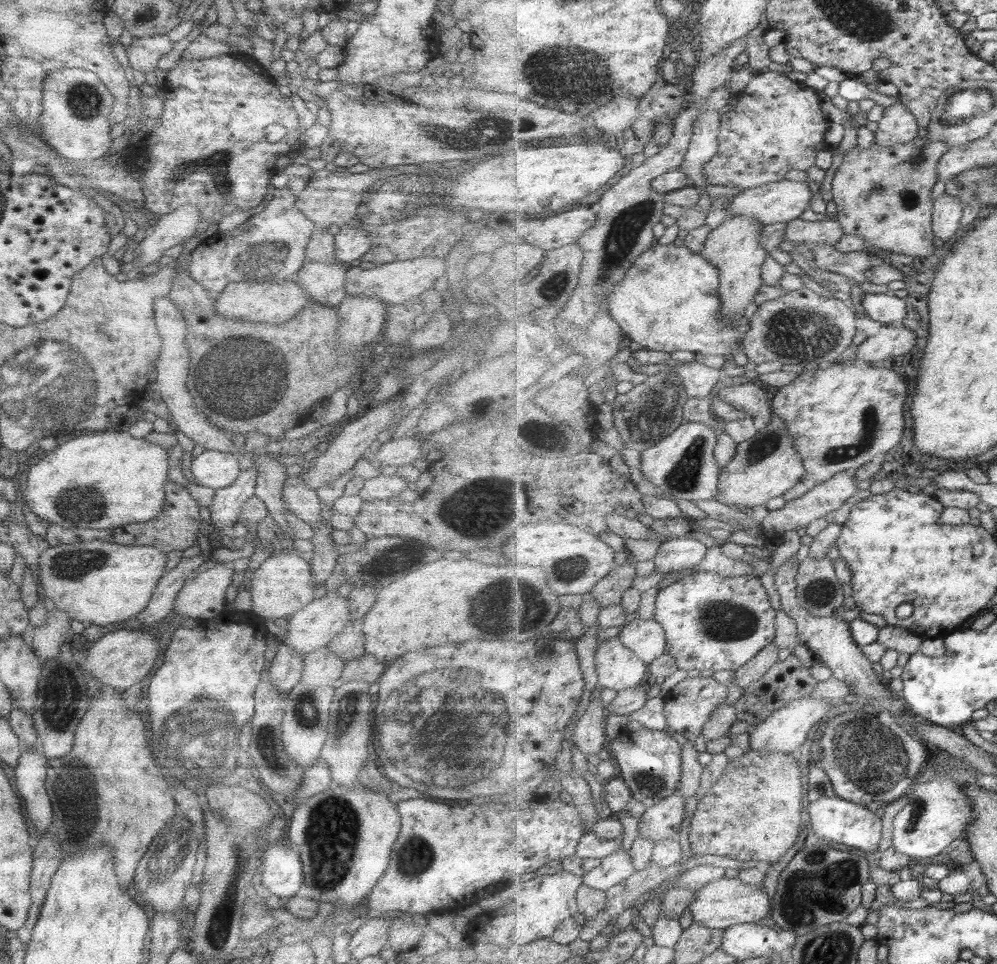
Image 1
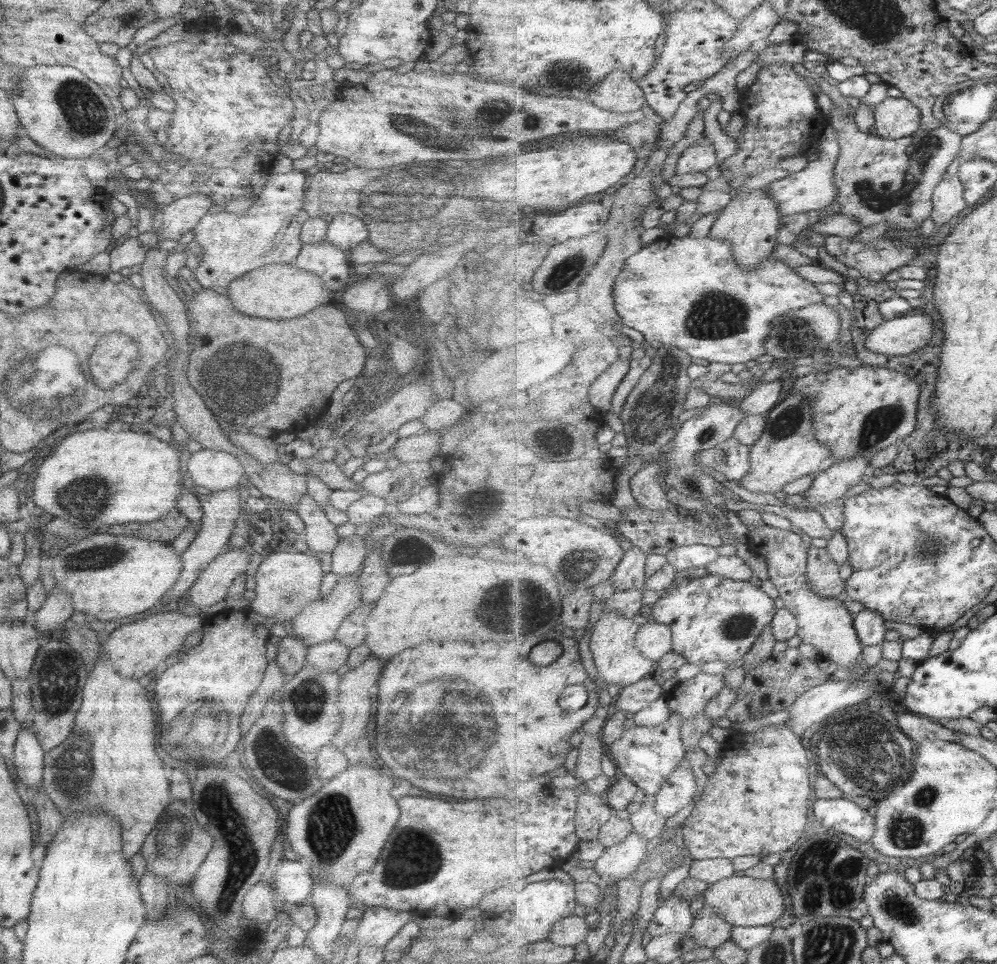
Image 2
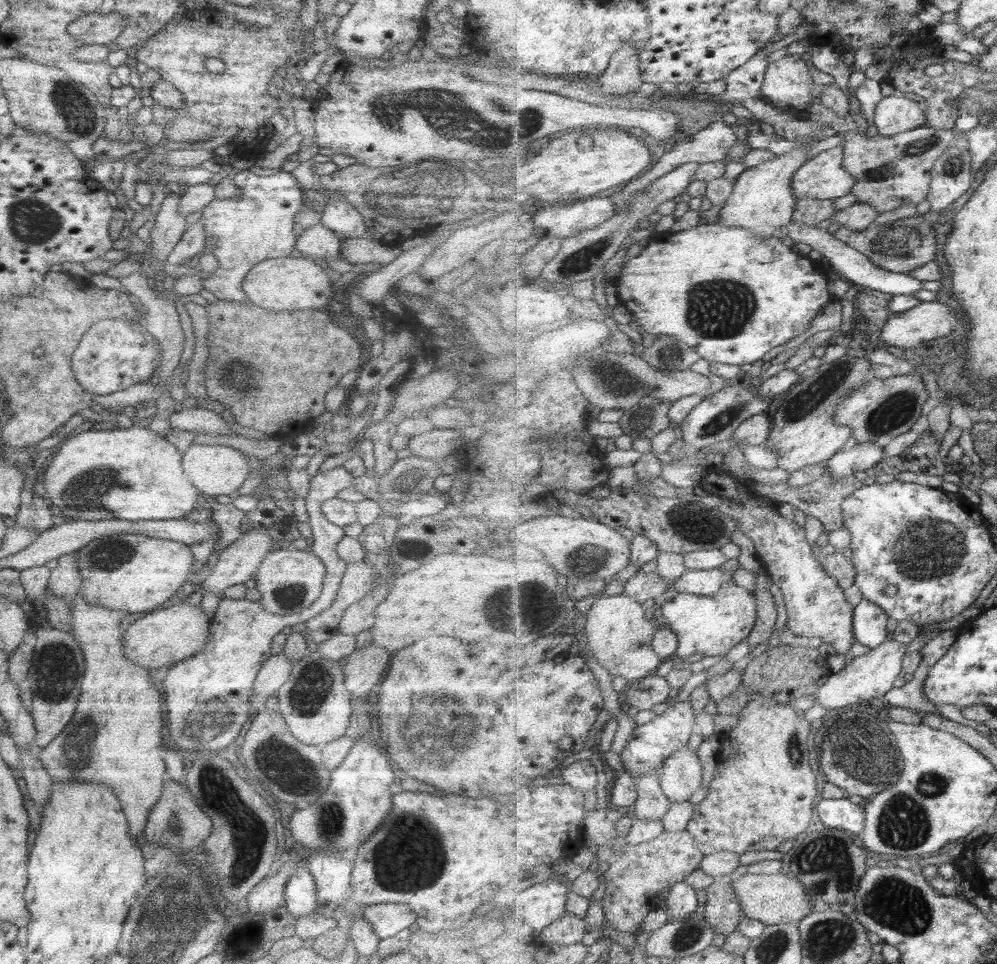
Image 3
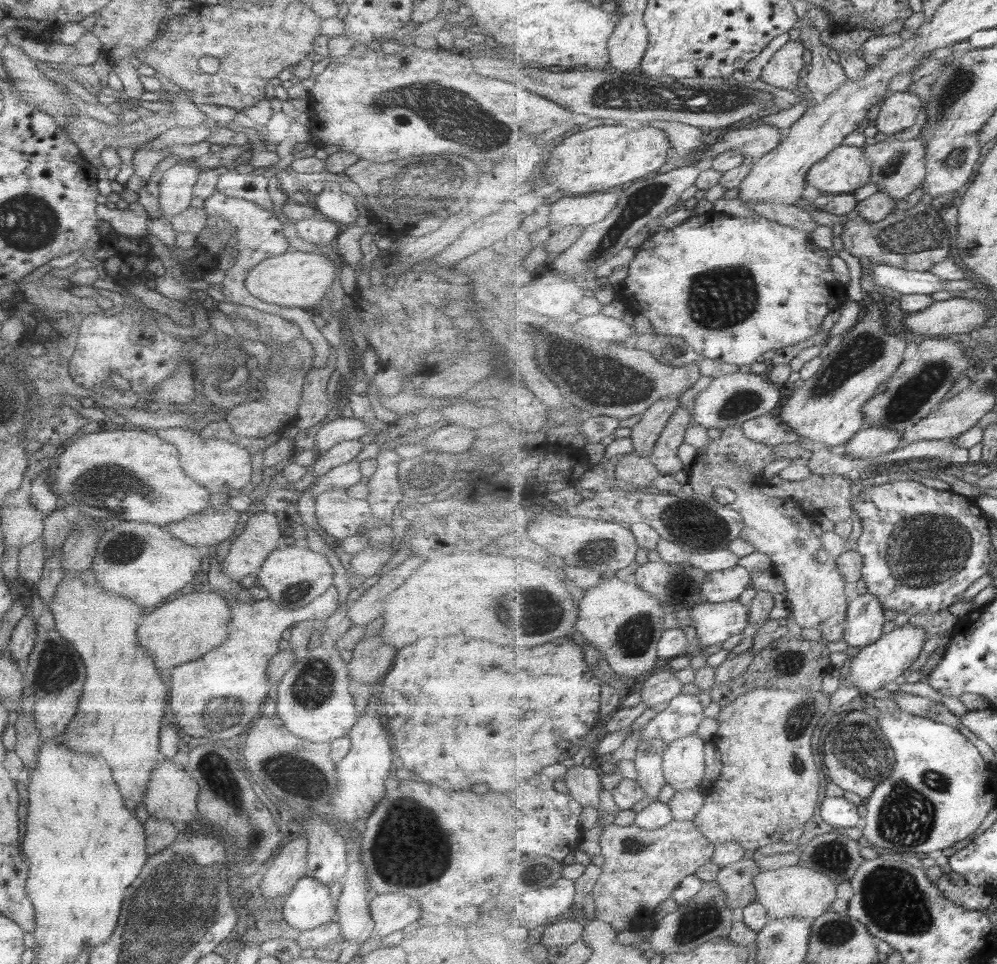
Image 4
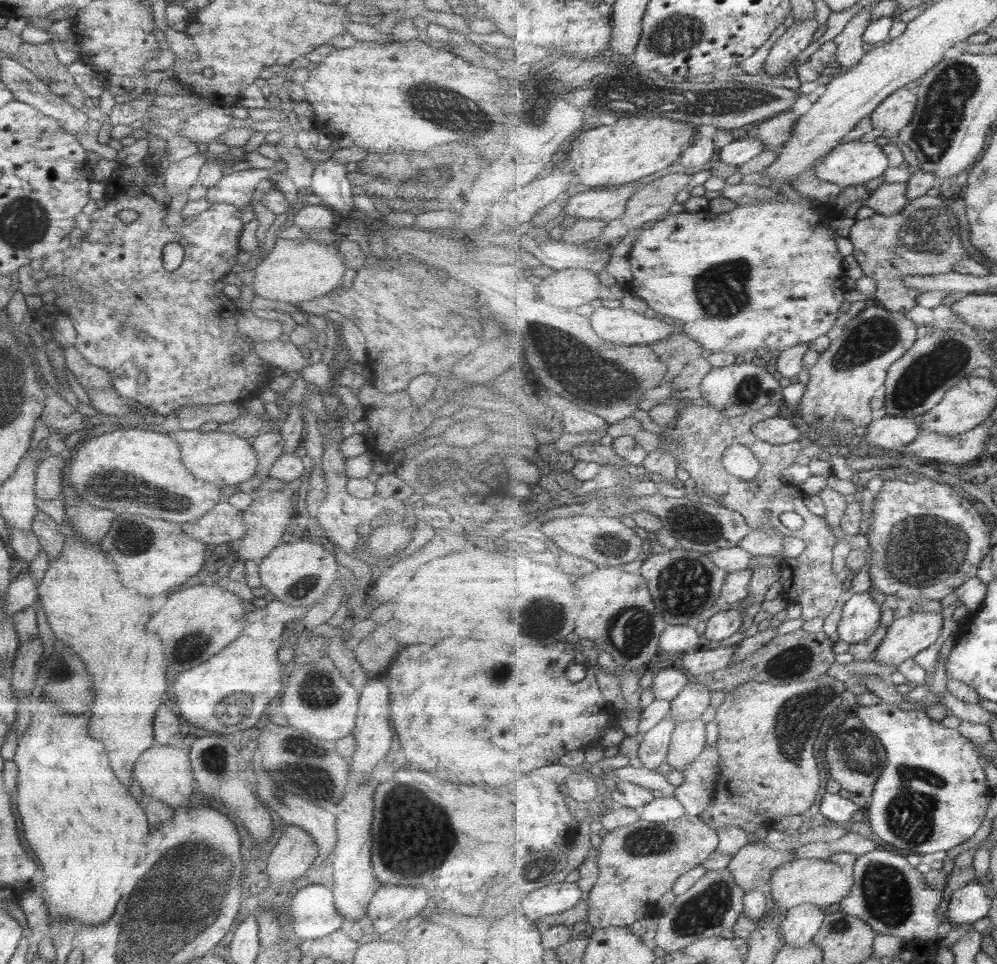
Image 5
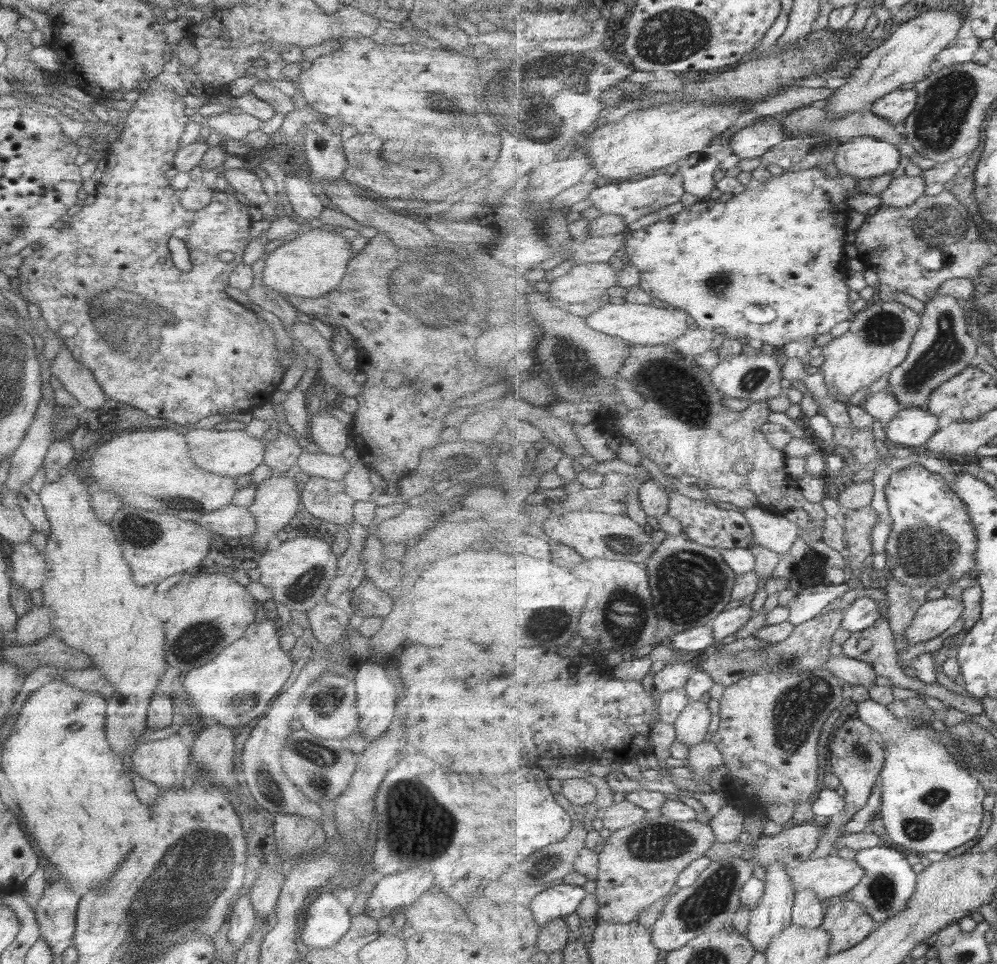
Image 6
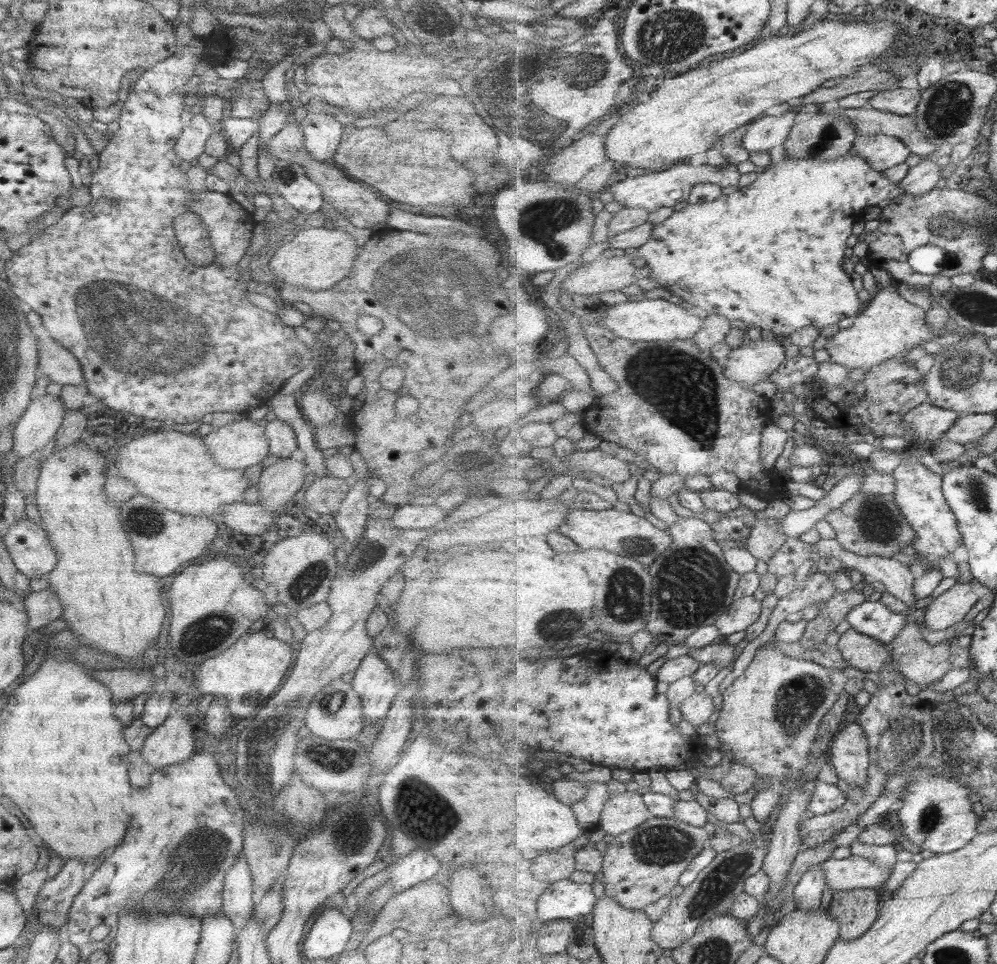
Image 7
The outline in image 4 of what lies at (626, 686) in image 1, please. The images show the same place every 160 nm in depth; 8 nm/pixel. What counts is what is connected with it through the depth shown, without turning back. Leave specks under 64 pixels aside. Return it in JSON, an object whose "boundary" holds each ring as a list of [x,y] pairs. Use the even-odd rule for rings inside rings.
{"boundary":[[[613,578],[597,588],[587,590],[581,600],[581,616],[575,628],[593,642],[605,654],[605,660],[619,672],[621,679],[630,681],[653,670],[659,662],[658,644],[663,634],[663,620],[667,614],[661,613],[659,599],[636,584],[634,580],[621,581]]]}

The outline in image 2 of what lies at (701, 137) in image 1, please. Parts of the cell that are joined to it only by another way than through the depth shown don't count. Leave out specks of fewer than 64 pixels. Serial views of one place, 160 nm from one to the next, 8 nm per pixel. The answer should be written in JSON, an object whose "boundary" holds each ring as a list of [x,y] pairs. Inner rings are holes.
{"boundary":[[[707,137],[696,141],[690,151],[683,152],[677,161],[675,174],[695,174],[707,172],[717,162],[717,150]]]}

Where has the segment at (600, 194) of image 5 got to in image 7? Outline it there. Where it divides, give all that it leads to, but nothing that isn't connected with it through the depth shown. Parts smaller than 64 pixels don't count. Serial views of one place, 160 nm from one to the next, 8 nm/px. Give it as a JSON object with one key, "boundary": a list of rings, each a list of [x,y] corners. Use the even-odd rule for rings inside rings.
{"boundary":[[[675,164],[670,169],[661,172],[652,172],[644,175],[629,176],[622,181],[610,183],[607,187],[614,200],[623,204],[627,208],[644,208],[649,212],[655,212],[663,206],[675,206],[679,202],[687,201],[691,196],[693,187],[700,182],[712,182],[720,184],[722,187],[735,186],[739,184],[741,173],[737,171],[735,164],[726,164],[723,167],[715,167],[712,165],[689,165]]]}

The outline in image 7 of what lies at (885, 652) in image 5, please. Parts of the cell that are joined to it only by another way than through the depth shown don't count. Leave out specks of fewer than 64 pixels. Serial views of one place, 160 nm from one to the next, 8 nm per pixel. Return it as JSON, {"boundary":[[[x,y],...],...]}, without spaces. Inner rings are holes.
{"boundary":[[[973,577],[969,583],[967,581],[957,582],[942,595],[935,597],[933,602],[925,608],[923,623],[925,624],[926,629],[931,631],[947,630],[947,628],[951,628],[953,624],[961,622],[961,620],[970,613],[969,610],[977,604],[977,600],[979,600],[979,594],[973,590],[973,586],[971,585],[974,581],[977,580]]]}

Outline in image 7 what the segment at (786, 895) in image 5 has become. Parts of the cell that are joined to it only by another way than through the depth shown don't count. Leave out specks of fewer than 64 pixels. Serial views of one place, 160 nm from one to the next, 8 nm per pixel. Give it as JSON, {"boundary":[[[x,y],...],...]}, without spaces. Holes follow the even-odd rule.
{"boundary":[[[852,855],[837,860],[832,858],[823,863],[826,883],[833,892],[855,889],[875,889],[889,878],[892,869],[883,869],[877,861]]]}

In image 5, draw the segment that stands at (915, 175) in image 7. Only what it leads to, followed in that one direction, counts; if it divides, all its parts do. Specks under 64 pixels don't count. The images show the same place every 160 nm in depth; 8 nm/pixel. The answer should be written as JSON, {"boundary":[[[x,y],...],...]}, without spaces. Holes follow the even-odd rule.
{"boundary":[[[907,182],[882,183],[863,204],[877,214],[893,216],[899,214],[910,201],[907,198],[907,191]]]}

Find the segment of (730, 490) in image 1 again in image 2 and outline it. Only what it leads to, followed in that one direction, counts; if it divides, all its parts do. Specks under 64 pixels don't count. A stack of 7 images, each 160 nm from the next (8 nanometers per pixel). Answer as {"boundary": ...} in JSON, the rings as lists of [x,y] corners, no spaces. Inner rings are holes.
{"boundary":[[[800,392],[789,394],[769,411],[761,438],[752,444],[751,468],[749,474],[739,481],[742,487],[751,492],[767,492],[773,495],[774,492],[782,491],[786,484],[812,473],[823,472],[835,464],[835,459],[831,457],[832,448],[817,440],[814,420],[812,400]]]}

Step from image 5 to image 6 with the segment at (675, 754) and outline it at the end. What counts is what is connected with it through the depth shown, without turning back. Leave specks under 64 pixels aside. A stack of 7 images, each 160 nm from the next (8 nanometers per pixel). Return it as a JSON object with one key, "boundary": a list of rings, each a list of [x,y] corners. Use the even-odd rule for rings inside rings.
{"boundary":[[[705,702],[690,703],[675,725],[676,739],[689,748],[702,744],[709,734],[711,716],[711,710],[707,708]]]}

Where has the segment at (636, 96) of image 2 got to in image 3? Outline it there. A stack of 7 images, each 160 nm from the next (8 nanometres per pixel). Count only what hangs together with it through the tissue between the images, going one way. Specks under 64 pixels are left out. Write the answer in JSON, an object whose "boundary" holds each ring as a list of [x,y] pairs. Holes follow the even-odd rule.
{"boundary":[[[625,45],[612,56],[609,68],[599,76],[605,94],[624,96],[639,90],[643,84],[640,69],[640,50],[635,45]]]}

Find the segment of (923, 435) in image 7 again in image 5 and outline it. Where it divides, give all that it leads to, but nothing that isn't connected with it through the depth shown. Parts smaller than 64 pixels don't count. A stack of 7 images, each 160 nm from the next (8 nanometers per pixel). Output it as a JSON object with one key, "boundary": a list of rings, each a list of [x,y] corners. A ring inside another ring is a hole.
{"boundary":[[[886,414],[867,426],[863,438],[869,445],[878,446],[885,451],[893,448],[902,450],[904,446],[911,444],[921,431],[911,418]]]}

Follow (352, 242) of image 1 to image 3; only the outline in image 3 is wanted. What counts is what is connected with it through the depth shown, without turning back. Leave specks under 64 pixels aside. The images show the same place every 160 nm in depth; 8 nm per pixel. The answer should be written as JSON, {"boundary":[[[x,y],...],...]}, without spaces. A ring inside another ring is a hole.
{"boundary":[[[328,197],[319,224],[333,232],[337,237],[360,238],[366,233],[362,216],[347,201]]]}

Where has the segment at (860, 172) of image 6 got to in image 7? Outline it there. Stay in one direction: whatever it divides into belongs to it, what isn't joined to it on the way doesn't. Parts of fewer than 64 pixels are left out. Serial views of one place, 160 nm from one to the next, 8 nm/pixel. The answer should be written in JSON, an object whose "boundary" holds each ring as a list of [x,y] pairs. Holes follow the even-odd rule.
{"boundary":[[[887,134],[859,135],[850,150],[853,156],[863,156],[873,168],[883,171],[903,164],[911,152],[903,140]]]}

